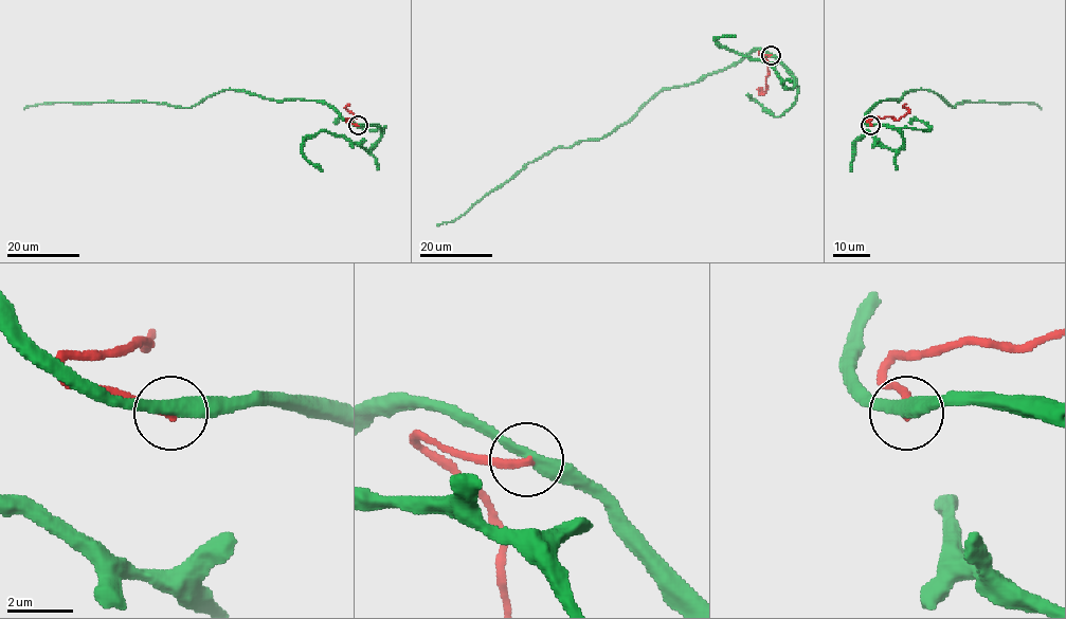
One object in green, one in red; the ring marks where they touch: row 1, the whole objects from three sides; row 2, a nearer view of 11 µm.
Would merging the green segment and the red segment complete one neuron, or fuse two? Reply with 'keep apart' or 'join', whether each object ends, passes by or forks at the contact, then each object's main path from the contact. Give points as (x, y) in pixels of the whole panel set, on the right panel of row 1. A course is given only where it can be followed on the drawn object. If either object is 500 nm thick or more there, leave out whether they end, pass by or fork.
keep apart; green passes by; red ends; course green (870, 125), (864, 116), (880, 101), (899, 101), (920, 89), (953, 108), (964, 101), (1030, 103), (1041, 109); course red (870, 125), (868, 121), (879, 117), (900, 120), (909, 111), (903, 106), (906, 104)

